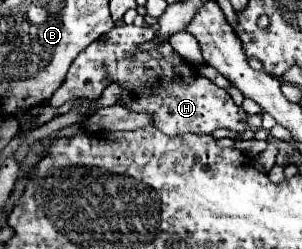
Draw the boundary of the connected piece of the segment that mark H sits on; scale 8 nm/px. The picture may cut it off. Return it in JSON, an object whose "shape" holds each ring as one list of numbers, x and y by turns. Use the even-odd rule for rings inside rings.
{"shape":[[116,26,108,32,106,42,92,42,68,70,64,86,60,86,54,96,50,98,52,106,62,106,70,98,98,98,108,82,118,82,124,88,122,104,126,108,138,112,154,114,154,124,168,136,178,134,210,134,218,128,230,128,236,132,246,130,246,120,242,118,244,112,234,104,230,94,218,88,204,76,196,76,190,64,180,58,178,52,172,50,168,42,152,48,150,52,140,52,138,56,130,56,130,50,136,50,142,42,154,38,154,28,136,28,132,26],[106,64,106,72,102,66]]}

